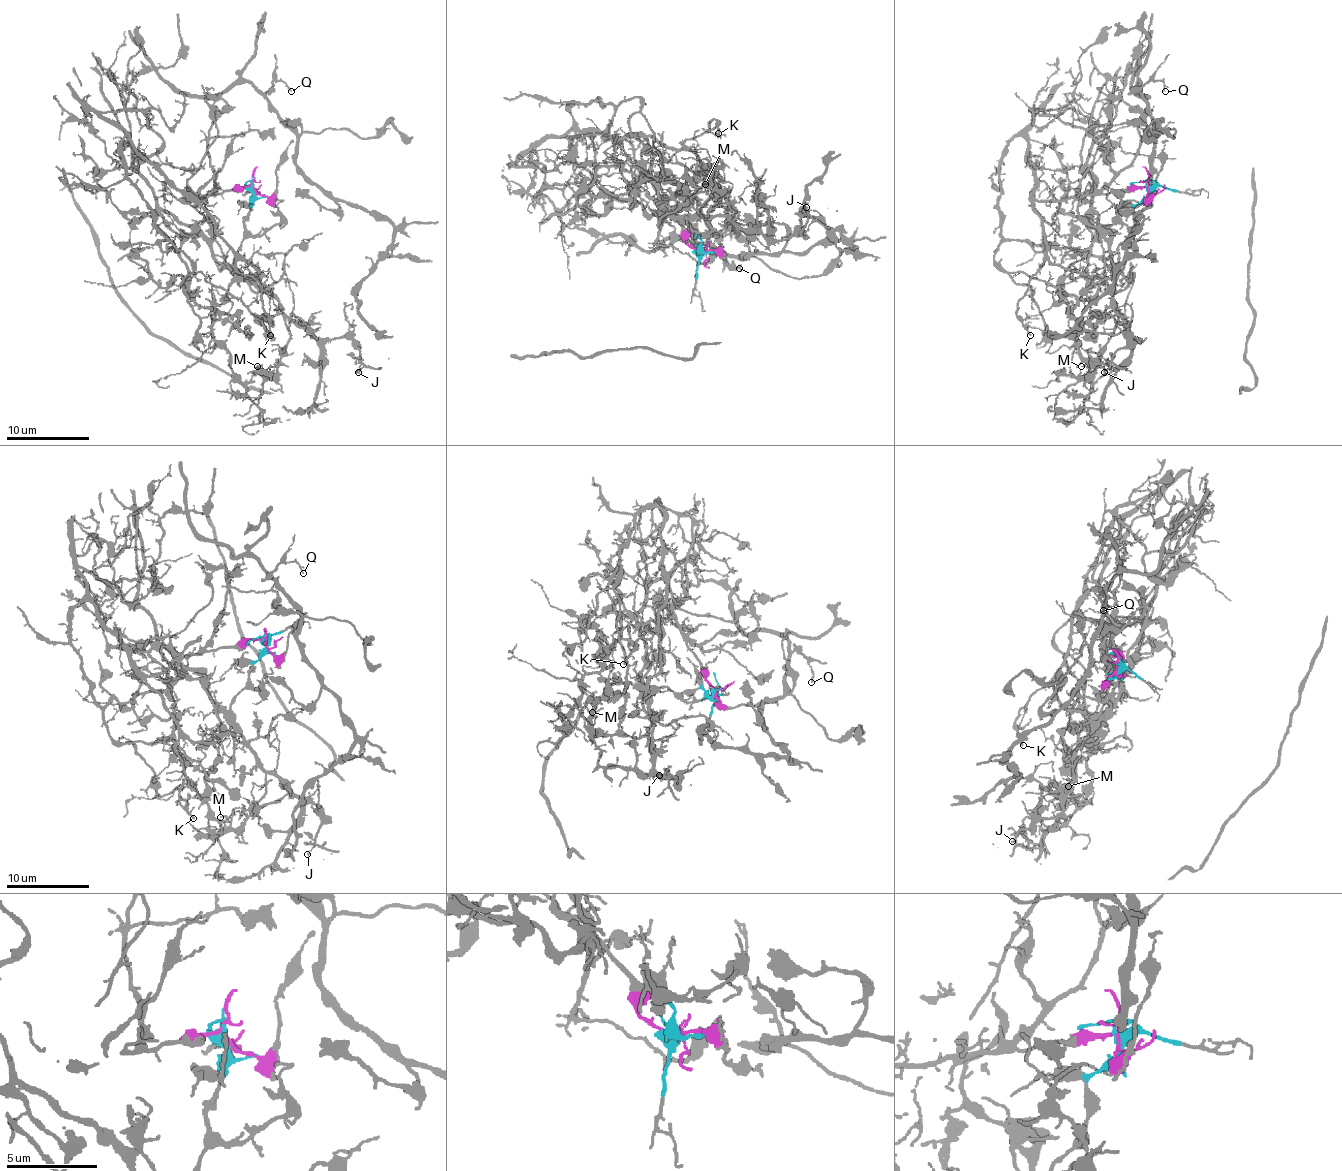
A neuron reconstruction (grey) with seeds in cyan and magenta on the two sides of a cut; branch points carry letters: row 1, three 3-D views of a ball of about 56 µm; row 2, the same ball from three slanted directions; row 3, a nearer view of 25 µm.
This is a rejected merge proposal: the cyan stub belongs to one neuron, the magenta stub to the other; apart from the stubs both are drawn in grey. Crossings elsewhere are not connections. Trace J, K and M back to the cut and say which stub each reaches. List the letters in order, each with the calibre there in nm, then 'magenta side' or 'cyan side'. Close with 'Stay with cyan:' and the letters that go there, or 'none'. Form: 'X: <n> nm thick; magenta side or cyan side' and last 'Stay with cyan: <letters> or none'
J: 120 nm thick; cyan side
K: 150 nm thick; magenta side
M: 140 nm thick; cyan side
Stay with cyan: J, M

